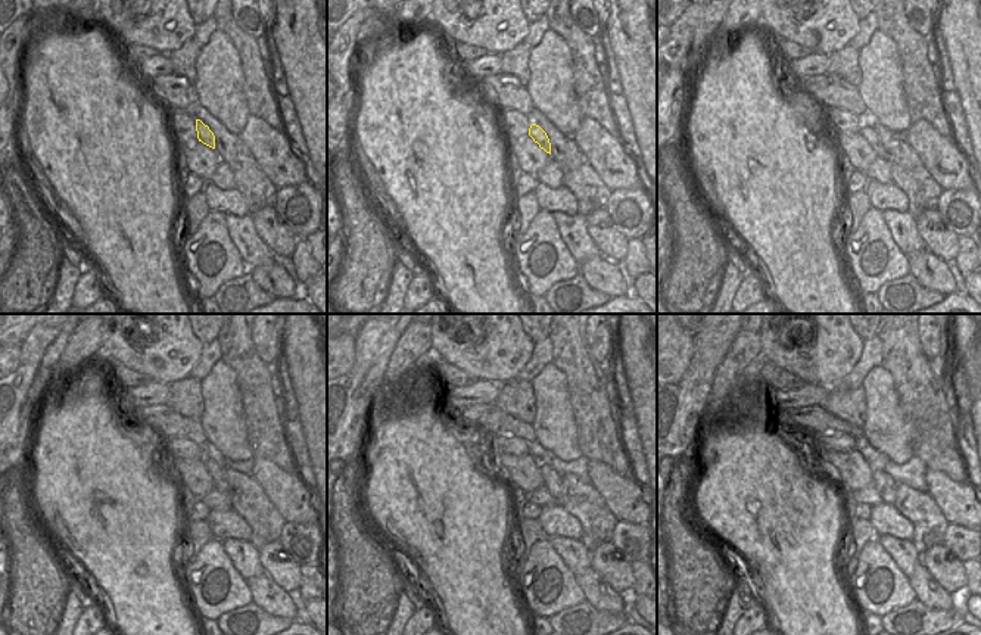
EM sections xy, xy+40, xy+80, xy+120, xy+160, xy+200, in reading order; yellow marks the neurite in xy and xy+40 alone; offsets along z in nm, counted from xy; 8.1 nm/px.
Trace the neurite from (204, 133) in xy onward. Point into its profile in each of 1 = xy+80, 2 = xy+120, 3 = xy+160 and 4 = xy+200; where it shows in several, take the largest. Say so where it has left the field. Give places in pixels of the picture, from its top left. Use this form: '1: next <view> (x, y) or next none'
1: next xy+80 (866, 130)
2: next xy+120 (214, 469)
3: next xy+160 (551, 479)
4: next xy+200 (885, 485)

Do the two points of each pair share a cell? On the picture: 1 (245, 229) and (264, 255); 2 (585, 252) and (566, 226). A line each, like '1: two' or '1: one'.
1: one
2: one

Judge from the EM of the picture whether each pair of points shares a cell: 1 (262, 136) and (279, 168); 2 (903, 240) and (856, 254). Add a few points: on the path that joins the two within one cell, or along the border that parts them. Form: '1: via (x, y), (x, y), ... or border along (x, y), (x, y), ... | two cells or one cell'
1: via (265, 143), (279, 161) | one cell
2: border along (881, 212), (893, 242), (906, 255) | two cells

